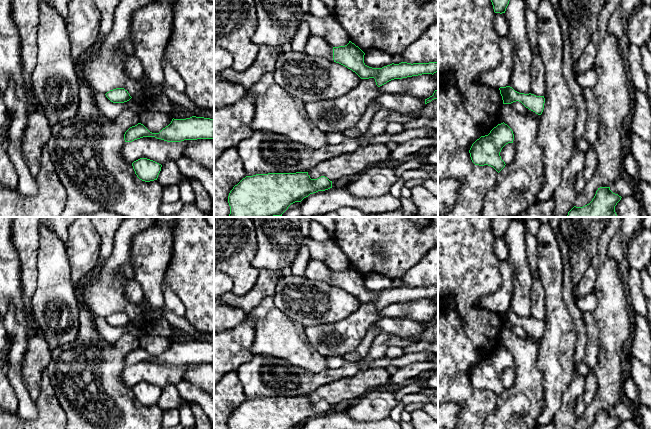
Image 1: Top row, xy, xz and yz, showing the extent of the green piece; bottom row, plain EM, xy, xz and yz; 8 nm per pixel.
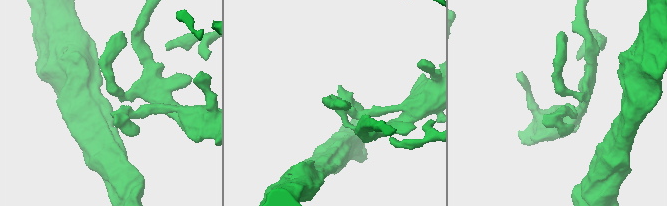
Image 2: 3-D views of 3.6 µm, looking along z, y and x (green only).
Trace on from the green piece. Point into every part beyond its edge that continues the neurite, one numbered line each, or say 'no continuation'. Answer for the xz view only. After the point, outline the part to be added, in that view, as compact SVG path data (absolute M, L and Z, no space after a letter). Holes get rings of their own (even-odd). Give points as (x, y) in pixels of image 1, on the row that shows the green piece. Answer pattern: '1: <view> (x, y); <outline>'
no continuation

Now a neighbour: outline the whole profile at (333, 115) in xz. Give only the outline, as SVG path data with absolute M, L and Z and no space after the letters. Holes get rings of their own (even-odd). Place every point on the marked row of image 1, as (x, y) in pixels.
M374 78L360 84L339 98L304 103L305 112L325 133L344 132L354 127L364 115L369 103L380 95Z

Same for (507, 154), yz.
M514 143L506 144L501 152L501 159L505 162L505 164L510 164L515 158L515 146Z

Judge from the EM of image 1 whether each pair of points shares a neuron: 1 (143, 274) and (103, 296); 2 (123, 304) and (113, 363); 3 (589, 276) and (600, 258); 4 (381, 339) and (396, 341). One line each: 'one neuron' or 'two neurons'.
1: two neurons
2: two neurons
3: two neurons
4: one neuron

